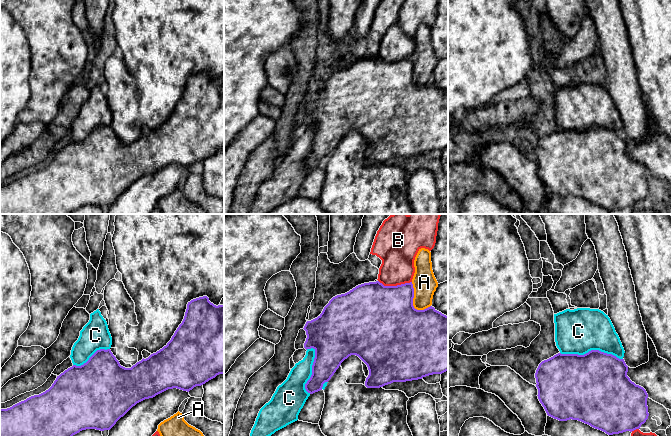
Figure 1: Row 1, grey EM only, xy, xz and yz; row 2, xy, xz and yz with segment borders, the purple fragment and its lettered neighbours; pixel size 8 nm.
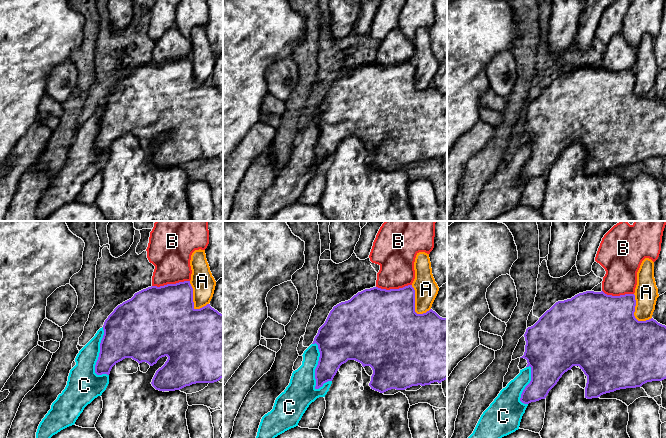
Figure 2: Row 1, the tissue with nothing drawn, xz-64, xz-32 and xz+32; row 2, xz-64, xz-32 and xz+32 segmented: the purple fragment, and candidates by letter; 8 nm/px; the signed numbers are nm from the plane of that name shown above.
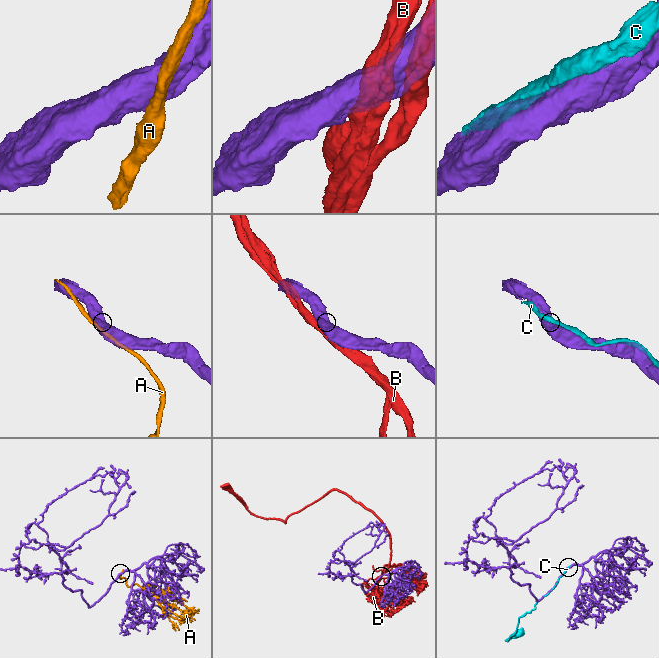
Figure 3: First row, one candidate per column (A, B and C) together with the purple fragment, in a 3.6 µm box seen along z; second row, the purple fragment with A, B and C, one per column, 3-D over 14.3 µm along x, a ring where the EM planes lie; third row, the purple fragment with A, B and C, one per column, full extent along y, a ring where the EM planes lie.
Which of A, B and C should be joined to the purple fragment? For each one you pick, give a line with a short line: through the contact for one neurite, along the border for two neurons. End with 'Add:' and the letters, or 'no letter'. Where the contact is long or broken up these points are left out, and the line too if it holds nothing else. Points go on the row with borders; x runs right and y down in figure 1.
Add: C

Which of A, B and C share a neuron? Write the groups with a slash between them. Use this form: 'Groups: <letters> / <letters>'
Groups: A B / C

